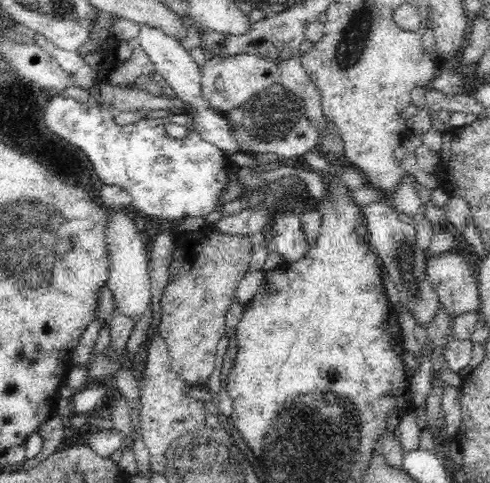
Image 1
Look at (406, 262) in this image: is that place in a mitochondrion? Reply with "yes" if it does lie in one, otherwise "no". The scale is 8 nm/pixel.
yes

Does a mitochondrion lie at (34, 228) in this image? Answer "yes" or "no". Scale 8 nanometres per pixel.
yes

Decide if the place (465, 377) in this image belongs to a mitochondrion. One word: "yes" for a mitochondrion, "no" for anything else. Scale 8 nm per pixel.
no

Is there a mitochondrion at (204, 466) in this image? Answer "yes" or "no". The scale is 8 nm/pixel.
yes

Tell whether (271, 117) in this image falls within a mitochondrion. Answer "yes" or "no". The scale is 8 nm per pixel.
yes

